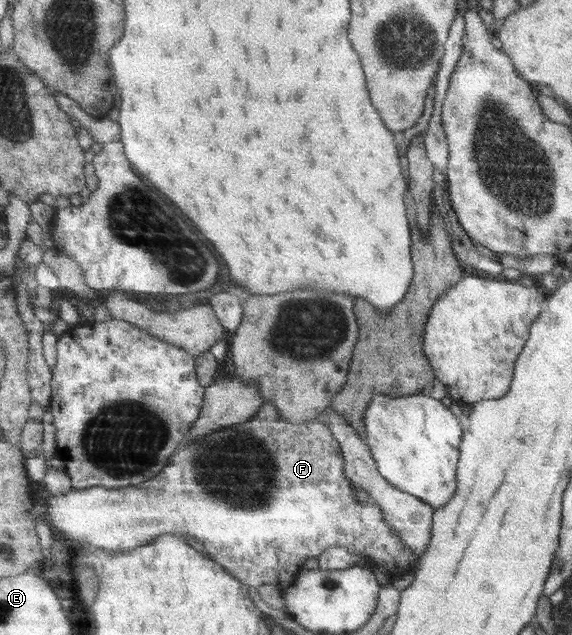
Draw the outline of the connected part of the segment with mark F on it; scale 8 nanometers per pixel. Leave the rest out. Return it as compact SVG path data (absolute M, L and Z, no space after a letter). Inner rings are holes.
M265 402L249 421L184 442L173 453L169 466L140 486L74 488L63 496L45 495L45 504L41 519L51 530L58 530L69 540L93 542L99 548L115 552L149 544L165 533L180 538L184 534L191 535L204 545L213 560L255 589L263 584L271 584L281 591L293 586L305 560L318 557L333 546L341 546L353 555L367 558L375 564L374 567L383 564L392 578L409 570L415 571L419 561L417 553L395 533L391 523L385 521L383 509L377 501L367 500L361 504L357 500L351 479L345 474L344 451L328 424L322 418L301 424L291 423L271 402ZM235 448L241 450L243 456L235 454Z

